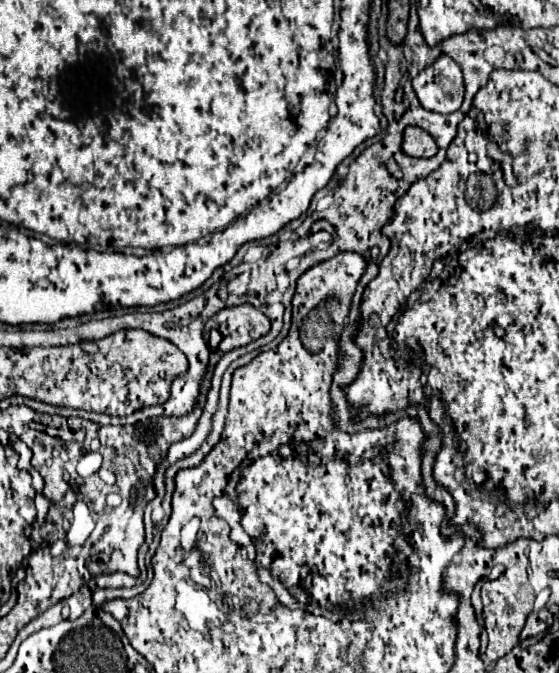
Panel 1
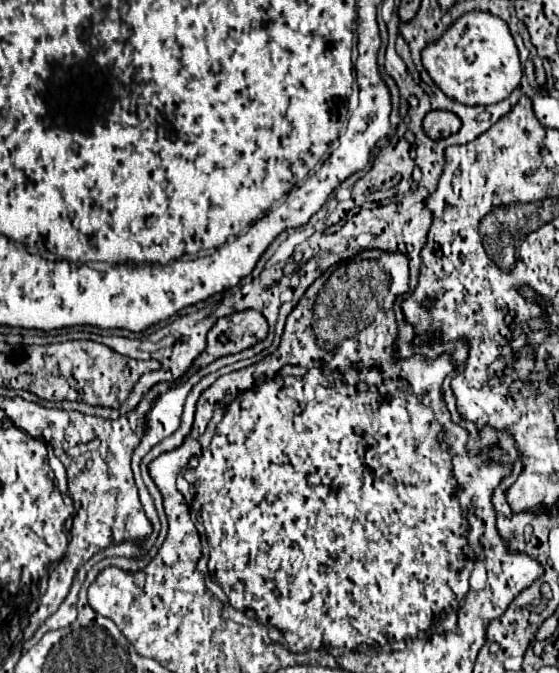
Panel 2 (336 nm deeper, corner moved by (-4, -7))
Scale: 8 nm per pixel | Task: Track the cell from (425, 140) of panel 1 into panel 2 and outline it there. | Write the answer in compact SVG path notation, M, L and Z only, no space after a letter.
M442 109L430 111L424 119L424 131L432 139L444 139L444 137L456 133L460 129L460 125L462 125L462 121L458 119L458 115L454 115L452 111L442 111Z

